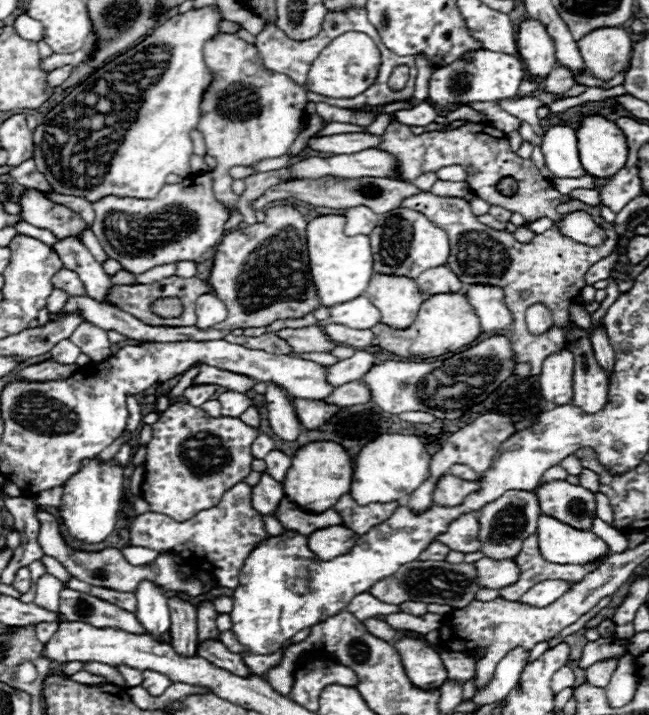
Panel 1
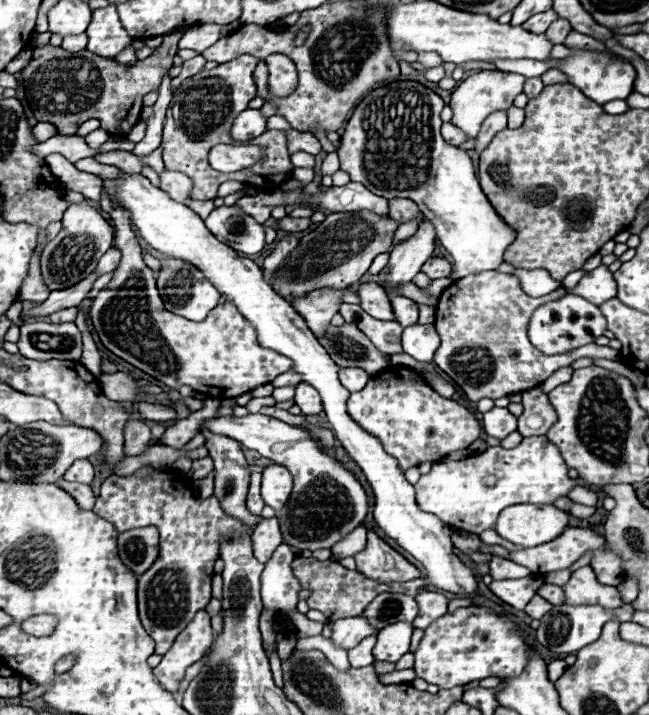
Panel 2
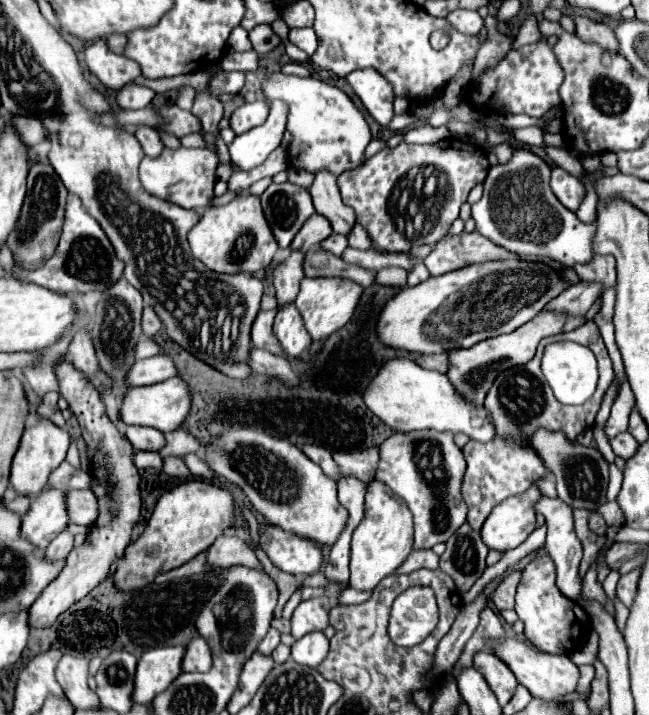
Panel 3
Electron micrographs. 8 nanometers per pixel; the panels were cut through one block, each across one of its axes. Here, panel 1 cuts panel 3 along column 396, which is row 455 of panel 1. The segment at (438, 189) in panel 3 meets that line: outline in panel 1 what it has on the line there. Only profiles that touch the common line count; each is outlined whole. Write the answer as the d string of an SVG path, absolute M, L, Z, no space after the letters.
M188 402L170 404L170 408L164 414L160 414L158 422L152 424L152 440L146 448L140 496L150 504L152 512L166 514L176 522L190 520L192 516L196 516L196 512L216 506L226 490L230 490L234 484L242 482L250 474L250 446L256 434L260 434L258 428L246 426L240 418L208 418L202 408L194 408Z

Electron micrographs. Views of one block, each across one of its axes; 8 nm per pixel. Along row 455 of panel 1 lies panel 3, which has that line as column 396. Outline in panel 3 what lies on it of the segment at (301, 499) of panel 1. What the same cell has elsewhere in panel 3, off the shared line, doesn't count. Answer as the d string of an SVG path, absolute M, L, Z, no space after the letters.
M510 258L510 260L470 264L466 268L446 272L444 276L428 278L418 286L402 288L392 300L388 300L384 312L380 312L380 336L384 336L384 344L392 348L420 352L420 354L440 354L456 348L470 348L486 338L514 332L516 328L532 320L538 312L542 312L544 306L550 300L554 300L558 294L562 294L568 286L570 282L564 280L560 270L556 270L546 262Z

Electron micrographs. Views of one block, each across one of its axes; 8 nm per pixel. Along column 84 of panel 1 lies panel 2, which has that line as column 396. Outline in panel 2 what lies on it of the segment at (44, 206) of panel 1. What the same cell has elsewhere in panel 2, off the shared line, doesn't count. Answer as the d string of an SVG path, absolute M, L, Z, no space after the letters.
M370 212L328 214L316 230L300 238L298 246L288 254L284 266L278 268L268 282L286 300L320 288L348 288L368 272L378 254L390 250L396 228L396 220L380 218Z

